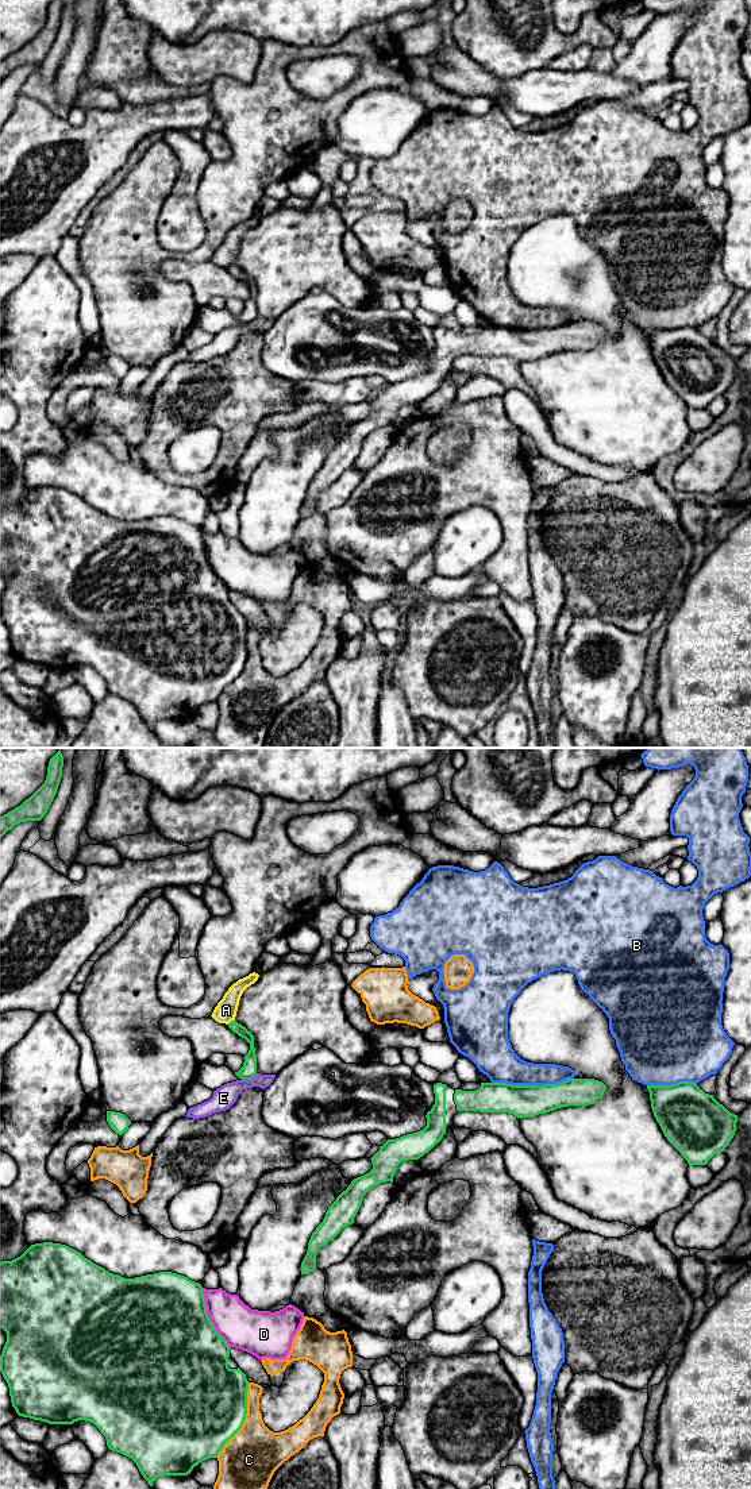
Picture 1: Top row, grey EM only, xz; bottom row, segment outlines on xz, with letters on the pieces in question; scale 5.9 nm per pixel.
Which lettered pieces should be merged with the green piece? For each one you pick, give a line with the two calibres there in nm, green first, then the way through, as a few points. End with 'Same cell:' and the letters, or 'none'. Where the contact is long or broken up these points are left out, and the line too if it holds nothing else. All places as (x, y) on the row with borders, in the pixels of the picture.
Same cell: none

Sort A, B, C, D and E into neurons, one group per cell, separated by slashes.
A / B / C / D / E

